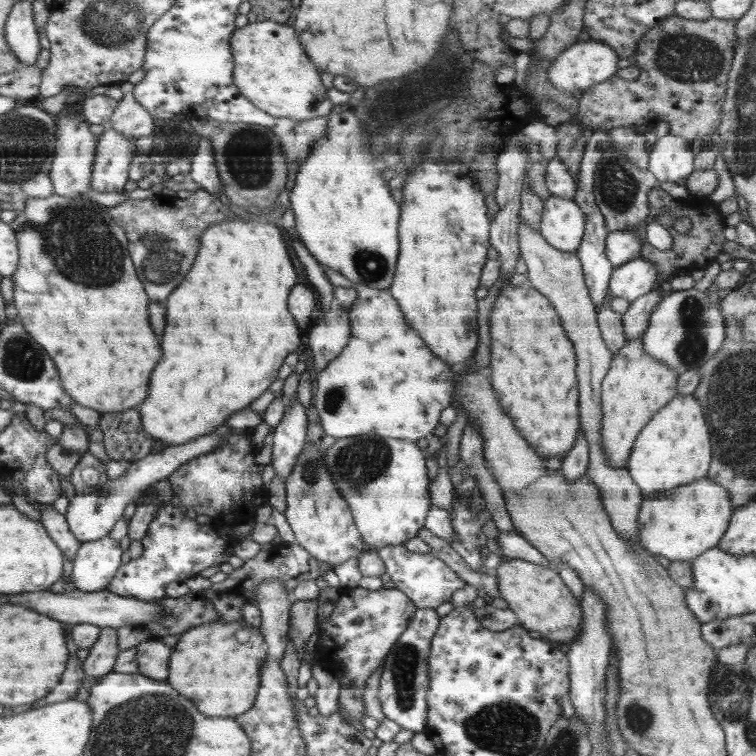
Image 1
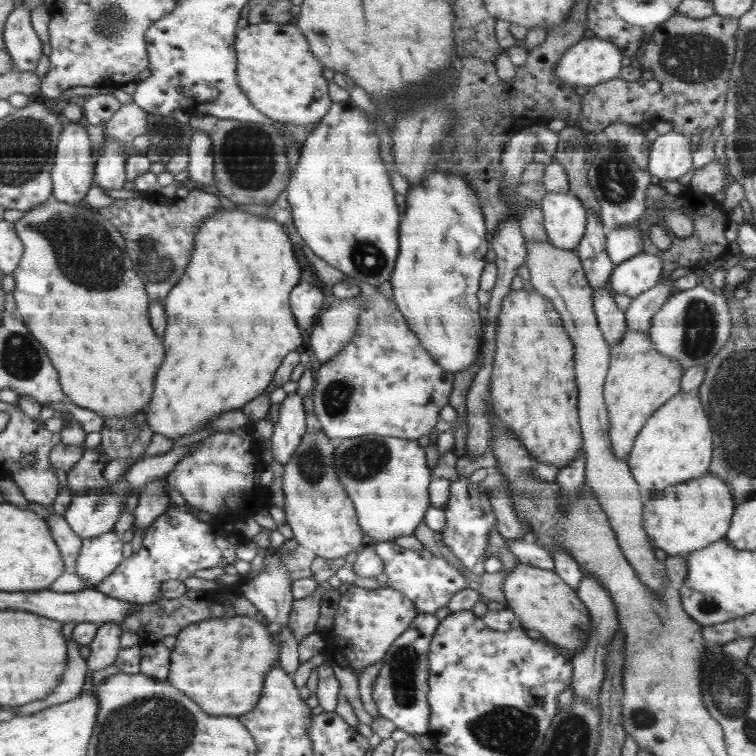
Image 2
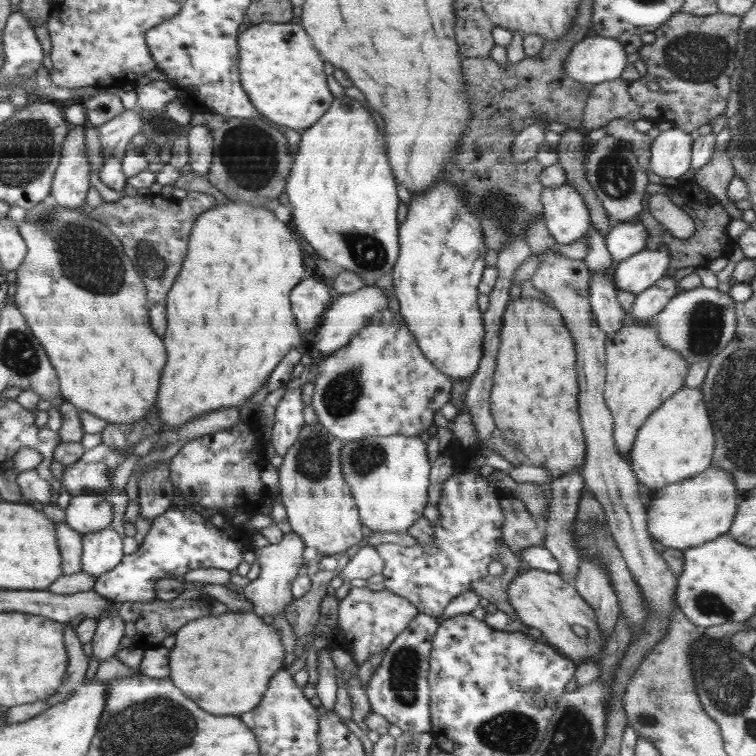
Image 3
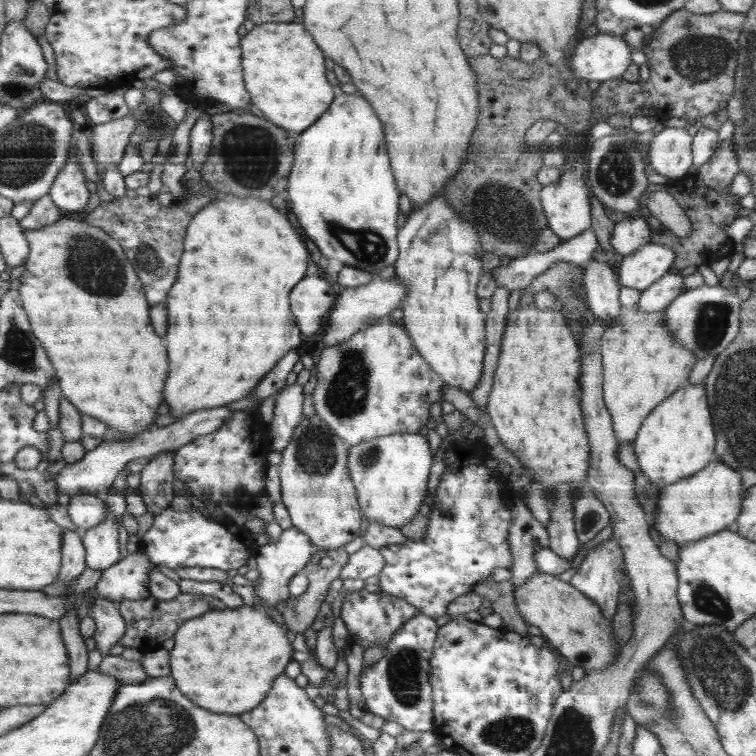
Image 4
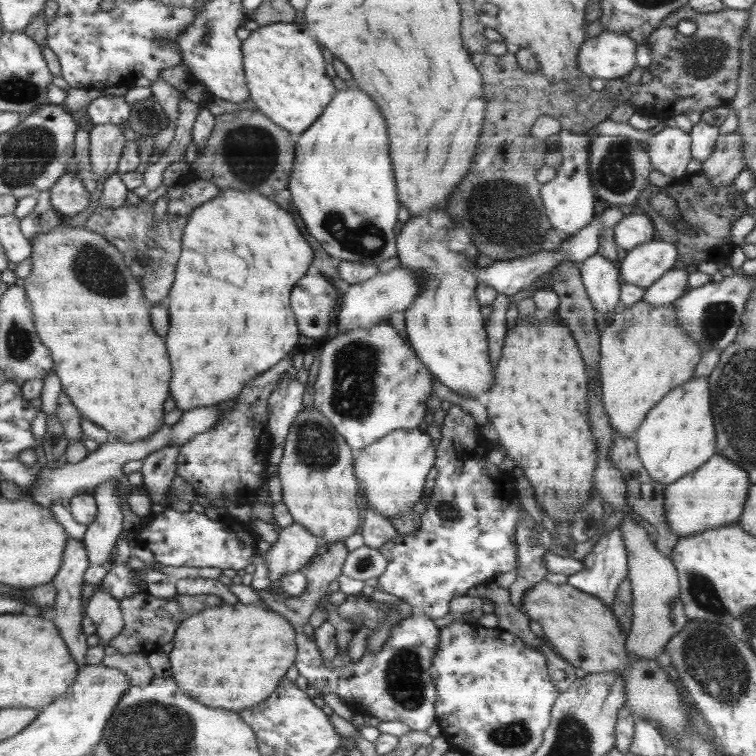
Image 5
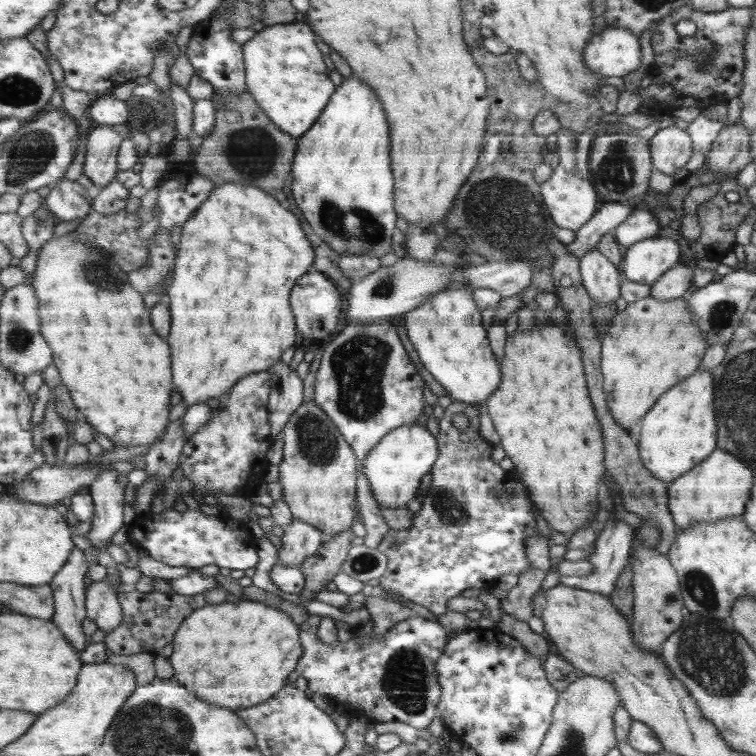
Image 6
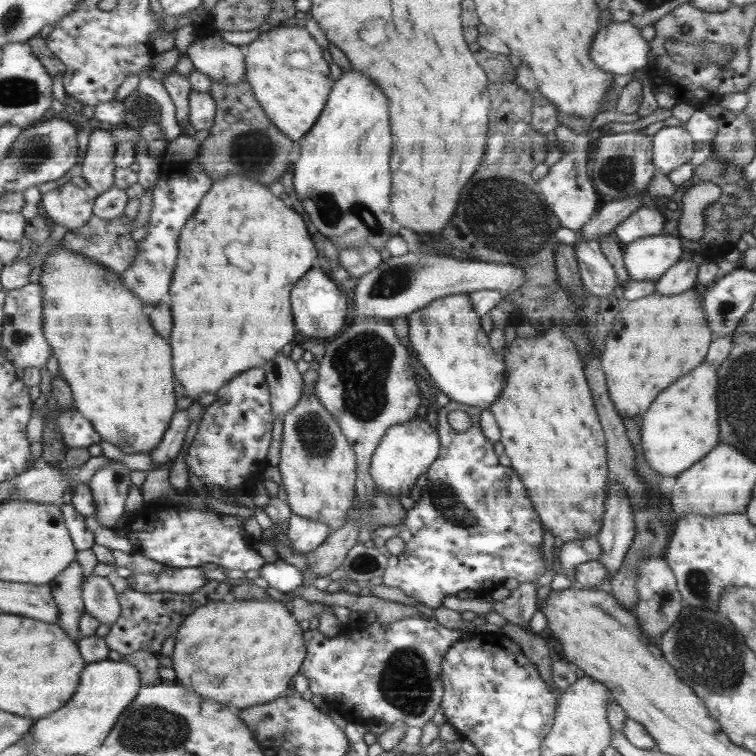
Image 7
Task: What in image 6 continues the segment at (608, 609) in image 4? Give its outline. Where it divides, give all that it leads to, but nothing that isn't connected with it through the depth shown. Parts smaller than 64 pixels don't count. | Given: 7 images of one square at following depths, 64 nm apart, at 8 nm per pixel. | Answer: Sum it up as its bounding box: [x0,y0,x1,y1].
[560,513,636,598]

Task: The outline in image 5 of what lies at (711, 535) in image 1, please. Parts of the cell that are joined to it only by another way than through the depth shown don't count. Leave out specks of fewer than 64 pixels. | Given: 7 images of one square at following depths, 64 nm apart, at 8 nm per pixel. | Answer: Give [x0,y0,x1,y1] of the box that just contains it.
[664,453,751,537]

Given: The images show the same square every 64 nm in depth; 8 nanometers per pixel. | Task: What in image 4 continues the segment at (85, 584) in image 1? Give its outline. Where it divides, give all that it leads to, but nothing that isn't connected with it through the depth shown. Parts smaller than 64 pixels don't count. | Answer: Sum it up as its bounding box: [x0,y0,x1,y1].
[81,513,120,569]

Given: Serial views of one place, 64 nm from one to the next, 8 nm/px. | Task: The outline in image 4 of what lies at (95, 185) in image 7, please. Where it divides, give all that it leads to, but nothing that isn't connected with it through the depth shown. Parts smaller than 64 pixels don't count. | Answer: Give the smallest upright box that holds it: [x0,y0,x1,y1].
[89,114,136,171]

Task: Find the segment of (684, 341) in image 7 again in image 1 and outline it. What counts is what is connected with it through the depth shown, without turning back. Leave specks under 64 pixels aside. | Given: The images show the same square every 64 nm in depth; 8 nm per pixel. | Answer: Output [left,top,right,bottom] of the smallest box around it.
[601,337,678,467]

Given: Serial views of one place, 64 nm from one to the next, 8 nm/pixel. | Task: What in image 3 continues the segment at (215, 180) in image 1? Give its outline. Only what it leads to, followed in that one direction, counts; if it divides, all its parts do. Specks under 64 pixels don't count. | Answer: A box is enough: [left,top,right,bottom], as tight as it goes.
[188,123,213,176]

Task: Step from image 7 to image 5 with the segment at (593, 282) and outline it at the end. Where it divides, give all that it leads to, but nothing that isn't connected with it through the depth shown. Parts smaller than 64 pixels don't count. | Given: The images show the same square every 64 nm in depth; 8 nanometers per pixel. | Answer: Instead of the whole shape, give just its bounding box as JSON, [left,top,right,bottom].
[580,253,621,319]

